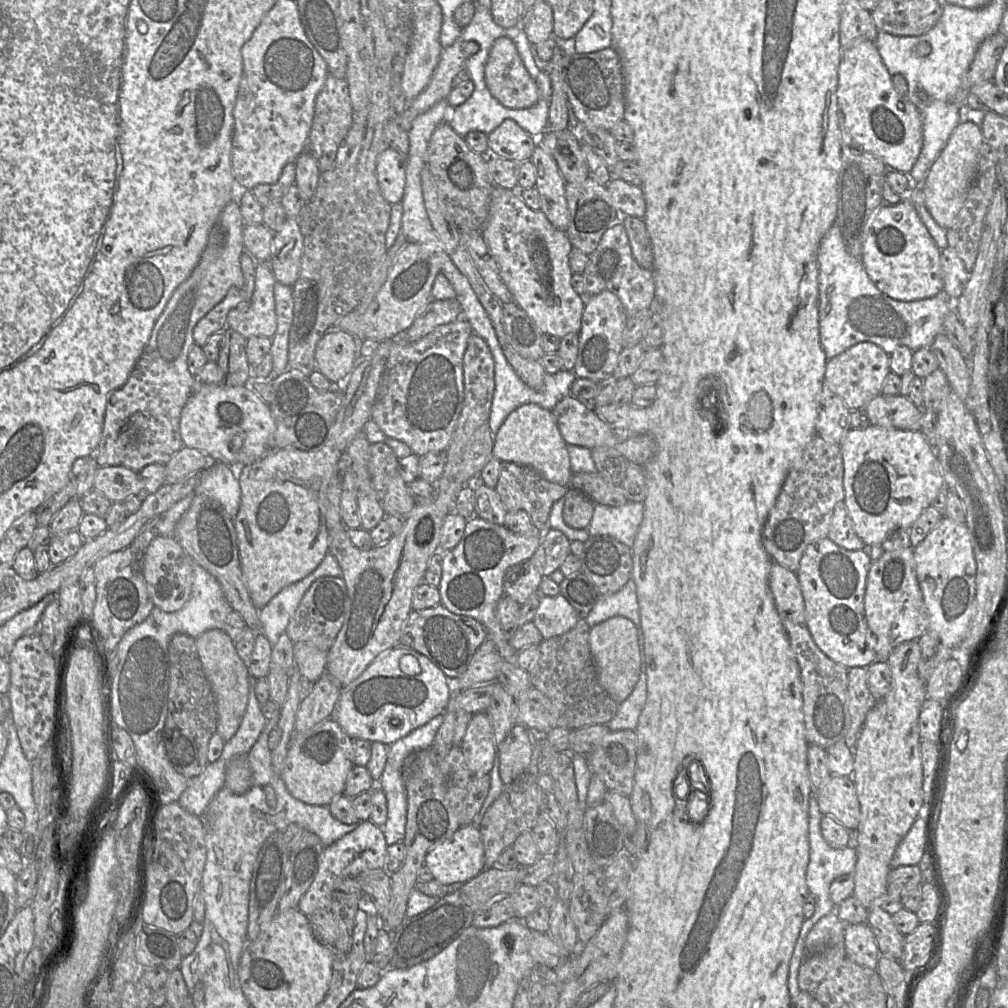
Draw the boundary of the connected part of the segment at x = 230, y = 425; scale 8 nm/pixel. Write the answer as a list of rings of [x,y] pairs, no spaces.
[[[206,385],[192,392],[180,416],[180,435],[184,447],[207,454],[211,461],[241,470],[273,449],[276,423],[269,405],[250,385],[228,387]]]

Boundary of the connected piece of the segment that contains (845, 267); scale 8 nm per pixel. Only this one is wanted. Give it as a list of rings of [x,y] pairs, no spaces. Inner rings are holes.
[[[835,224],[820,241],[817,264],[819,336],[828,360],[862,342],[874,343],[889,355],[899,346],[907,346],[913,352],[923,347],[931,348],[936,336],[943,332],[945,316],[955,310],[957,299],[949,299],[942,292],[935,297],[915,301],[899,301],[885,295],[870,280],[862,260],[846,251],[840,230]]]

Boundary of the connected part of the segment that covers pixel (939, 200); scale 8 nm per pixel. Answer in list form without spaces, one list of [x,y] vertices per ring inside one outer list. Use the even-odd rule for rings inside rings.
[[[960,122],[921,184],[926,208],[941,228],[949,229],[964,205],[968,191],[977,175],[983,143],[980,126],[973,122]]]

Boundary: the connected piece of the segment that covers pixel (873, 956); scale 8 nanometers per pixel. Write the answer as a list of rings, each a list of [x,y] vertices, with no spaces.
[[[867,922],[847,924],[844,944],[847,958],[860,966],[872,970],[877,969],[877,962],[881,953]]]

